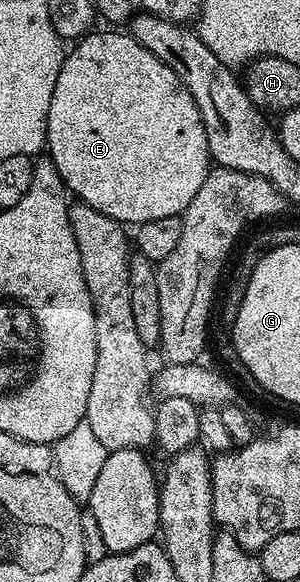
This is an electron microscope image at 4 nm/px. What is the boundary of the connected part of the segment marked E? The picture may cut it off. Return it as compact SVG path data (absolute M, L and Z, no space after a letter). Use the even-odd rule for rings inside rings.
M108 31L112 33L89 32L79 38L73 44L73 49L65 56L62 67L58 71L58 83L54 83L54 95L50 95L50 115L48 116L48 139L46 142L47 156L51 157L52 165L58 167L62 175L64 185L69 194L77 202L94 207L102 211L102 215L110 215L110 219L120 222L125 227L135 227L142 223L150 223L150 219L166 219L167 217L179 217L184 208L198 195L198 187L208 178L210 172L210 158L208 156L208 144L206 143L206 127L202 127L202 115L198 115L198 107L190 95L190 91L146 47L142 47L137 41L124 31Z

